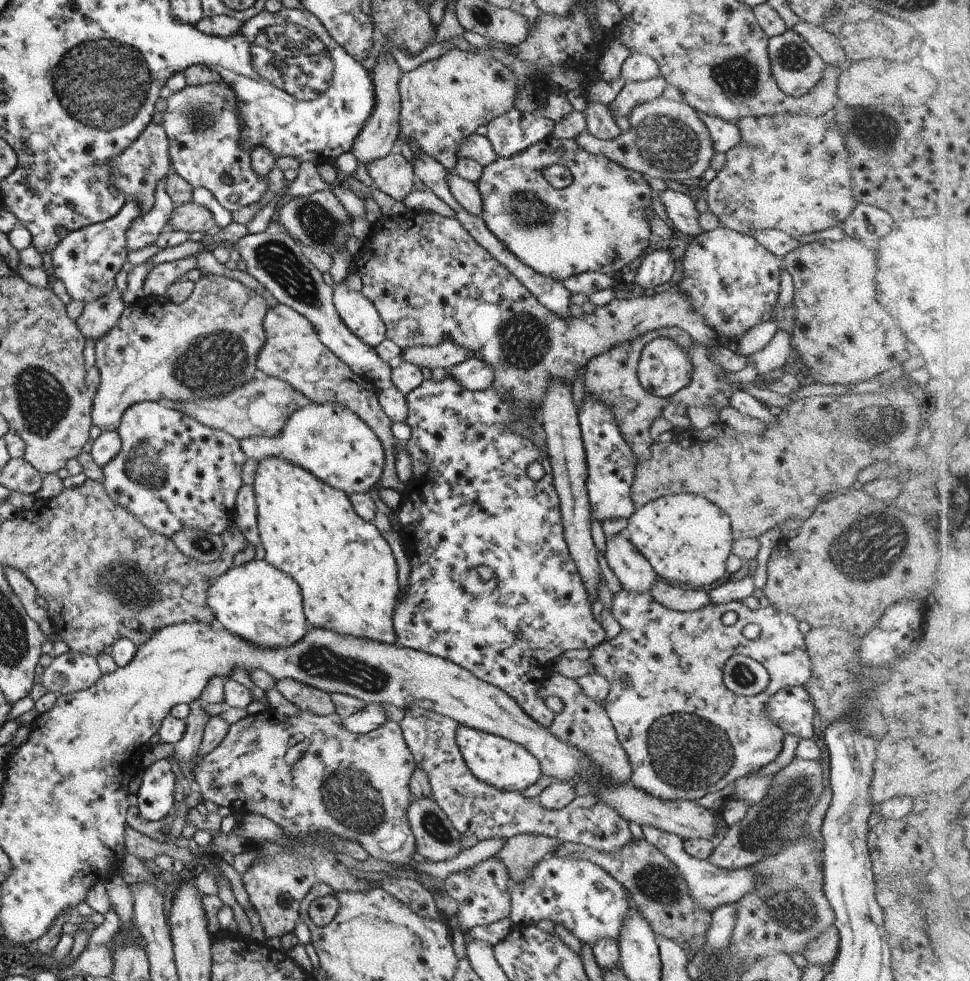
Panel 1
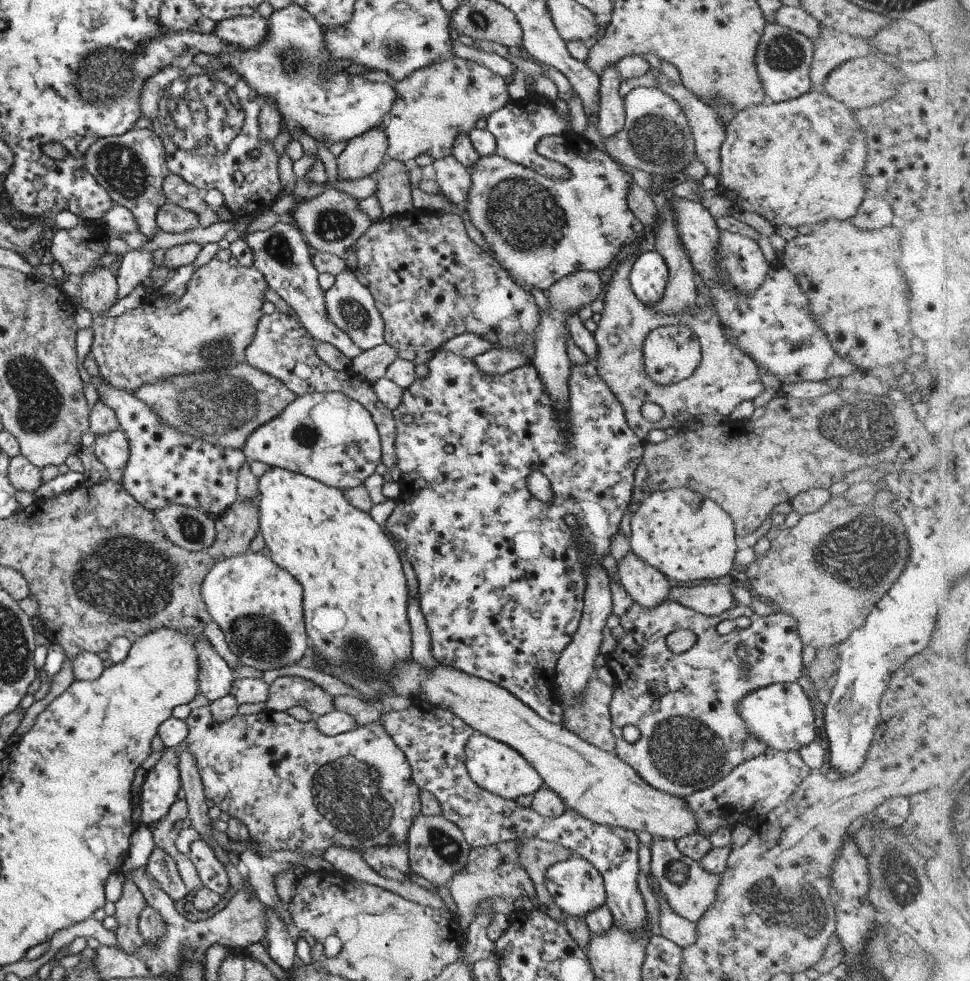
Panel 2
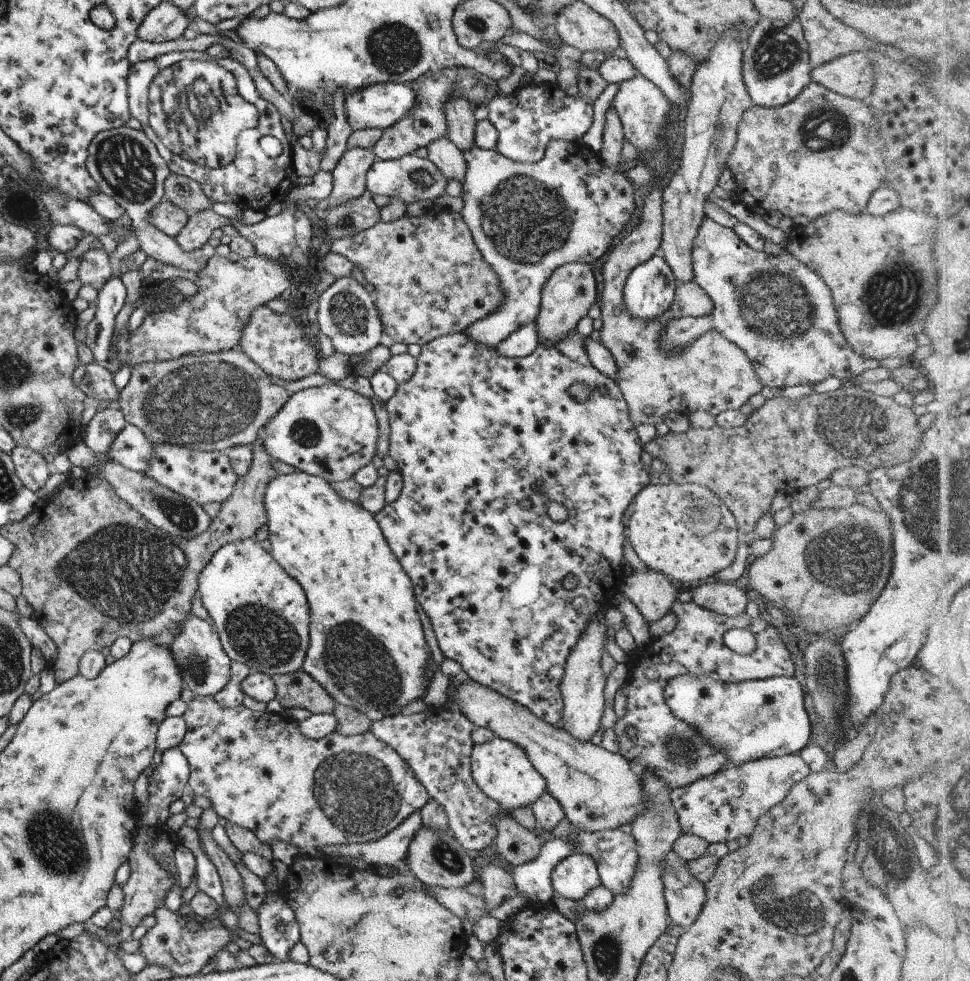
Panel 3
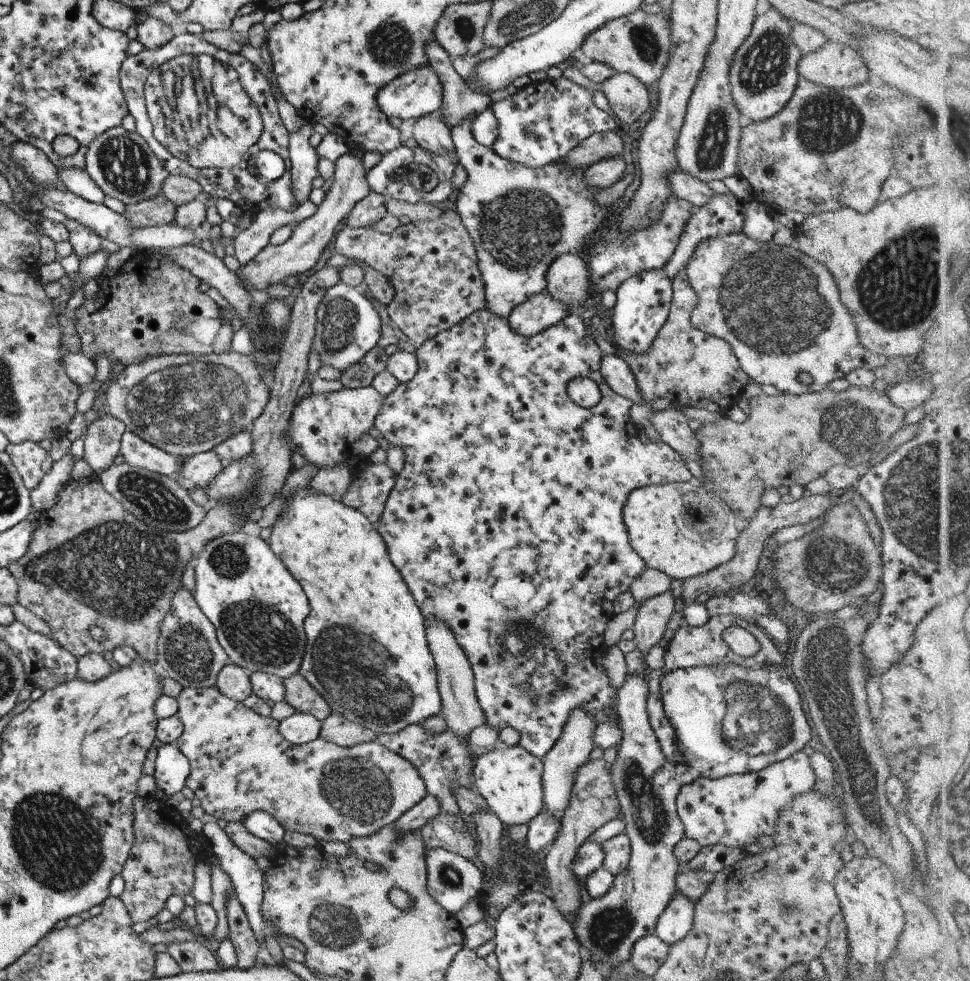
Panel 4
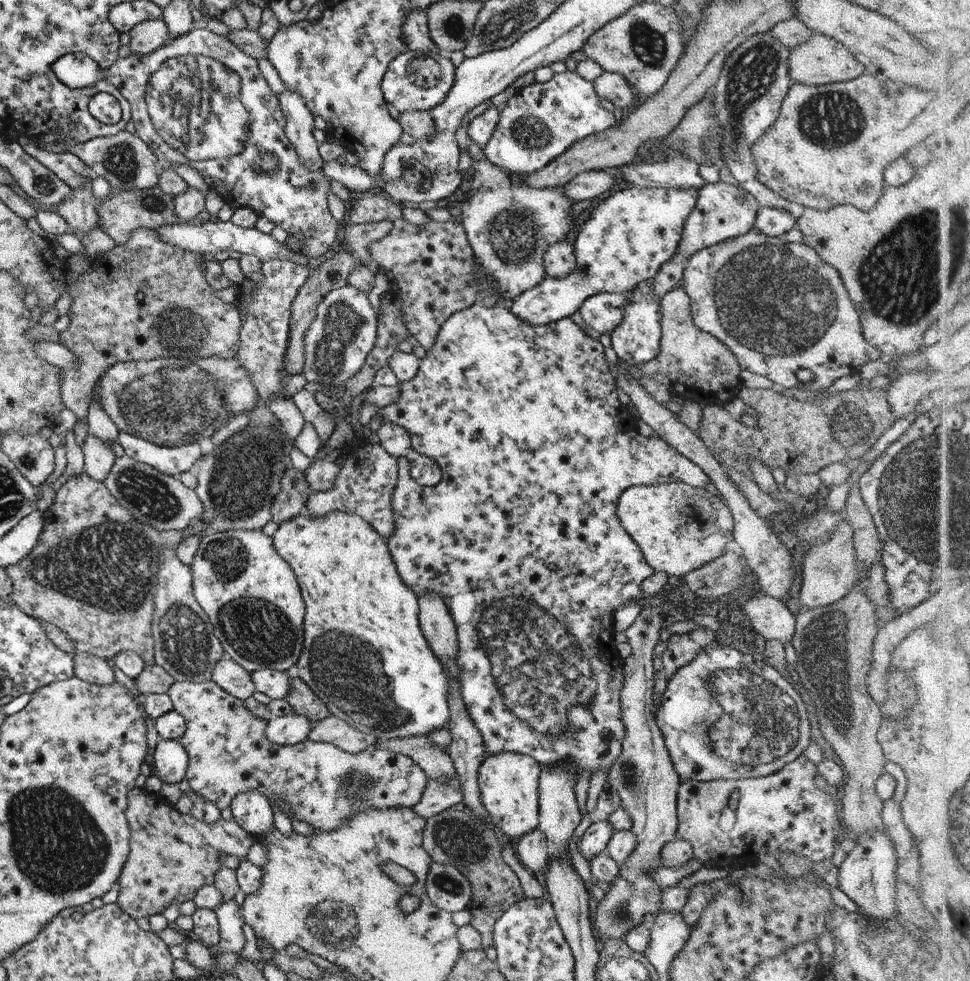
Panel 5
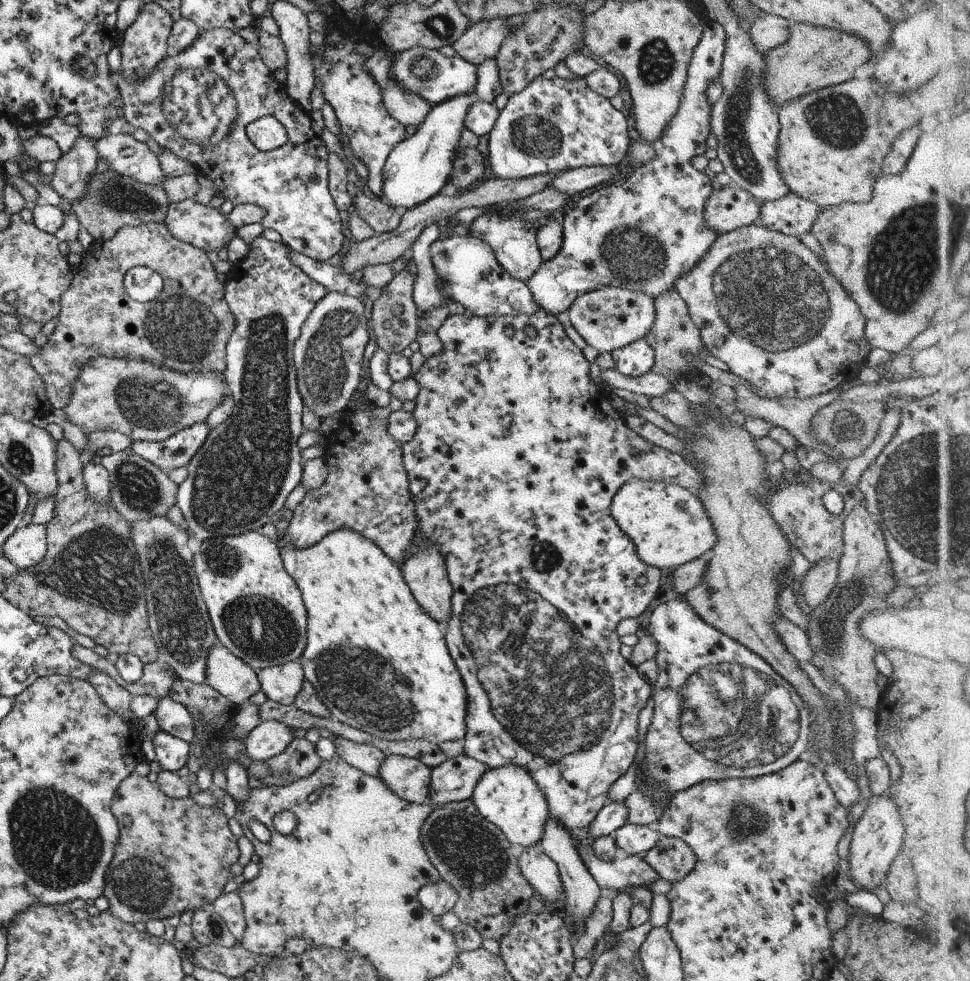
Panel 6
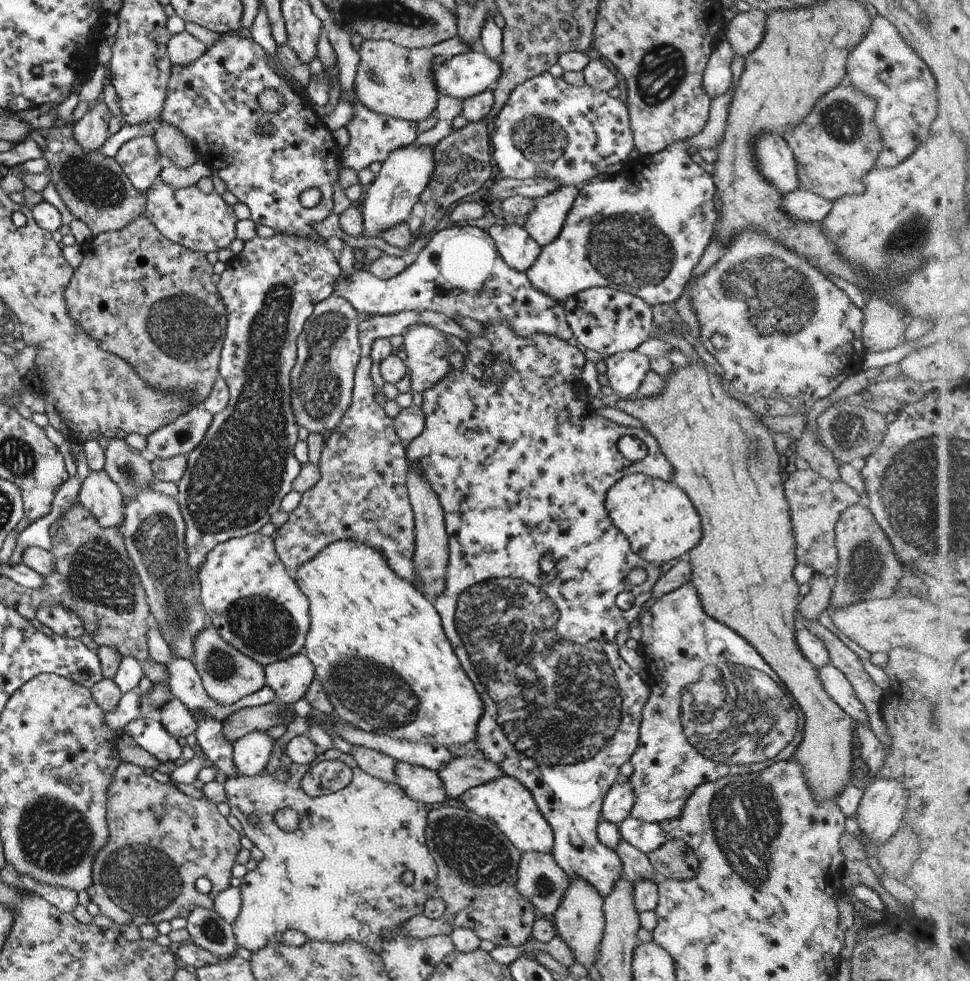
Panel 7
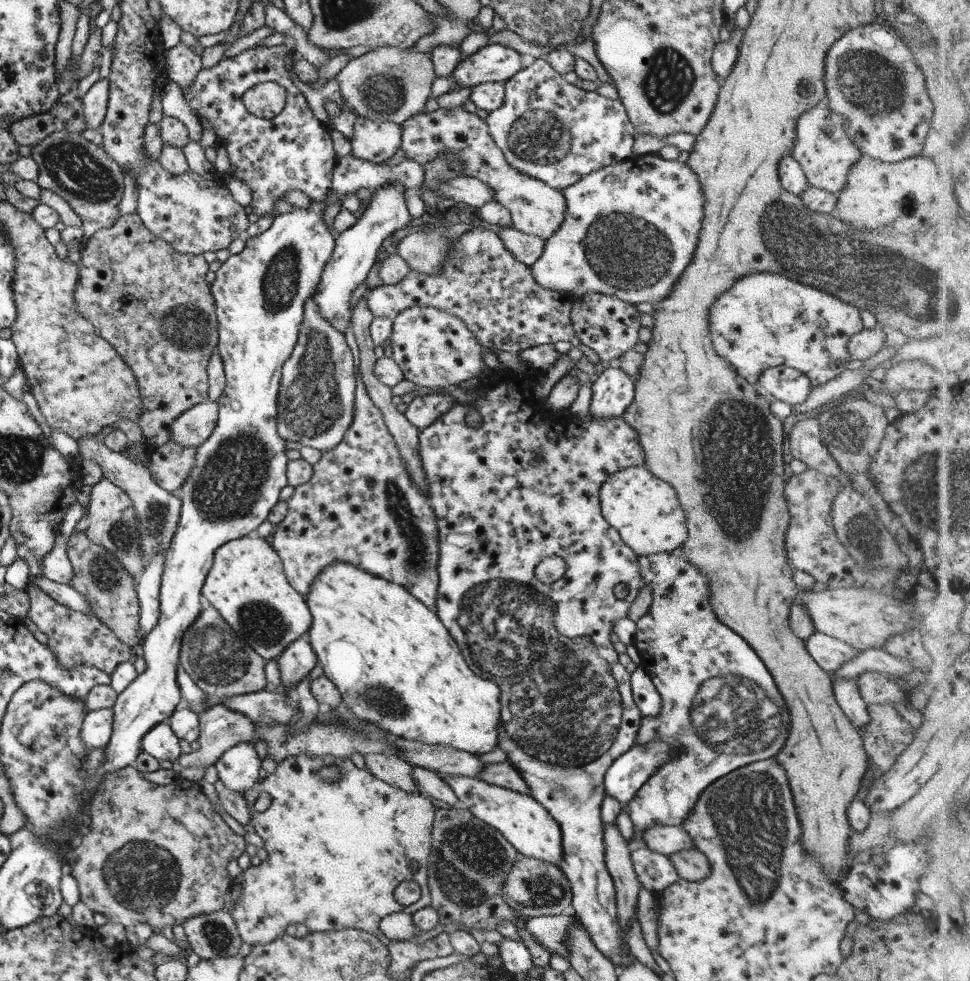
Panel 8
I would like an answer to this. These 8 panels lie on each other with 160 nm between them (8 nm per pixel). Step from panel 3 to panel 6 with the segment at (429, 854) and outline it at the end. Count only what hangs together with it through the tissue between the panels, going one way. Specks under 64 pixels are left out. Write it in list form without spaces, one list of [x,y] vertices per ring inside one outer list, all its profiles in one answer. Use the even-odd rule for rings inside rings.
[[[439,878],[435,882],[419,887],[417,898],[425,910],[441,917],[452,910],[458,896],[452,885]]]

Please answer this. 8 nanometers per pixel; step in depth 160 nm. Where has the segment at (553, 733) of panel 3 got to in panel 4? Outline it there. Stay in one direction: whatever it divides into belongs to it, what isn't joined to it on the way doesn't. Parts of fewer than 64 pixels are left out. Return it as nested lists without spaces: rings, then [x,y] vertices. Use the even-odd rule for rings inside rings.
[[[588,759],[583,766],[579,766],[575,770],[571,792],[569,792],[569,802],[567,802],[567,808],[559,820],[559,833],[545,851],[546,854],[543,858],[543,870],[547,873],[547,887],[544,891],[553,902],[555,910],[563,916],[563,920],[567,920],[569,926],[573,926],[577,908],[582,903],[579,880],[575,878],[575,874],[571,870],[575,852],[591,834],[609,820],[617,818],[618,813],[620,813],[619,802],[617,802],[617,796],[615,796],[611,778],[609,778],[609,770],[609,764],[605,764],[601,759]]]

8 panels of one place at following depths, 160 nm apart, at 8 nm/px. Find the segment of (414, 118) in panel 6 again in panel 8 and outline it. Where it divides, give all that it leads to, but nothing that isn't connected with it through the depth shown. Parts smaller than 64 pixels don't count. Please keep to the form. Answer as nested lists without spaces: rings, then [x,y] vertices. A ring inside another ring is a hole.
[[[380,46],[370,49],[368,52],[356,58],[349,58],[347,64],[334,76],[342,100],[347,104],[347,108],[359,116],[372,121],[391,121],[400,125],[404,120],[407,120],[414,114],[421,113],[427,99],[433,96],[431,87],[435,79],[431,60],[433,49],[434,46],[424,53],[412,51],[411,49]]]

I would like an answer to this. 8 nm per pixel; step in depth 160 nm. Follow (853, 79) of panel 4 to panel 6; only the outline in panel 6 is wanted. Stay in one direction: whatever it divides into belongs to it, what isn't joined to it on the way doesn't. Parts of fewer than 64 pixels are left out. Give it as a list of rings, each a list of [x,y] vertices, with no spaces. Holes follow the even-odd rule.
[[[803,23],[789,25],[789,36],[784,44],[772,48],[764,58],[764,87],[776,107],[814,90],[853,79],[855,68],[871,58],[868,46],[856,36]]]

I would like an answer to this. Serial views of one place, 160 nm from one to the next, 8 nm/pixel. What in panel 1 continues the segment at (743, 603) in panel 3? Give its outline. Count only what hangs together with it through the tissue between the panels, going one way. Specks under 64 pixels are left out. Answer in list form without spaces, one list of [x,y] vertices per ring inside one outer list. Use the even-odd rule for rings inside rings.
[[[657,580],[650,586],[648,593],[654,601],[657,601],[663,608],[672,611],[692,611],[701,606],[711,603],[706,592],[703,590],[692,590],[690,587],[670,586],[667,581]]]

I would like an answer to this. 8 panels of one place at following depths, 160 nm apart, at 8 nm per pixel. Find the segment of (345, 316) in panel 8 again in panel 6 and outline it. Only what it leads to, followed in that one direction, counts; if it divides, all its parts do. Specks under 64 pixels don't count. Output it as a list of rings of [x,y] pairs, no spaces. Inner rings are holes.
[[[473,94],[443,99],[425,115],[416,132],[398,142],[387,155],[382,168],[382,201],[400,211],[413,208],[435,196],[452,174],[452,160],[458,146],[464,118],[474,101]]]

